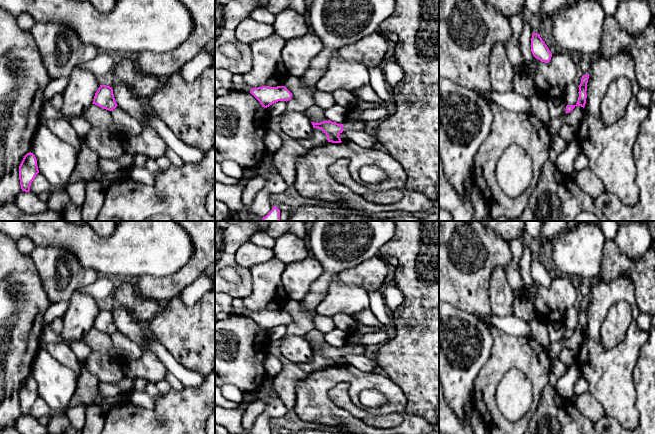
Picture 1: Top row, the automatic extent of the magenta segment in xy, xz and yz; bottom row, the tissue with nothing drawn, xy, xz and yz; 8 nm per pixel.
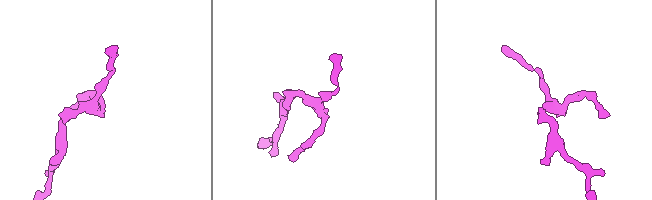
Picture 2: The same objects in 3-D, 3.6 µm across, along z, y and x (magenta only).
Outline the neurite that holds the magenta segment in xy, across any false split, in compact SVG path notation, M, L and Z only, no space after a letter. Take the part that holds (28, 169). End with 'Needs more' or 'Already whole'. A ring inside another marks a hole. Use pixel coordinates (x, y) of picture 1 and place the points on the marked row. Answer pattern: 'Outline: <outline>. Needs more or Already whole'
Outline: M27 153L19 166L19 179L22 191L29 192L30 186L39 173L37 160L33 153Z. Already whole

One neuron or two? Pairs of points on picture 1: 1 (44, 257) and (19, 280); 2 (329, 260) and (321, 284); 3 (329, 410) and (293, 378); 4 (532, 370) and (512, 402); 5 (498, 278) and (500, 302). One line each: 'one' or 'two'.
1: two
2: one
3: two
4: two
5: one

